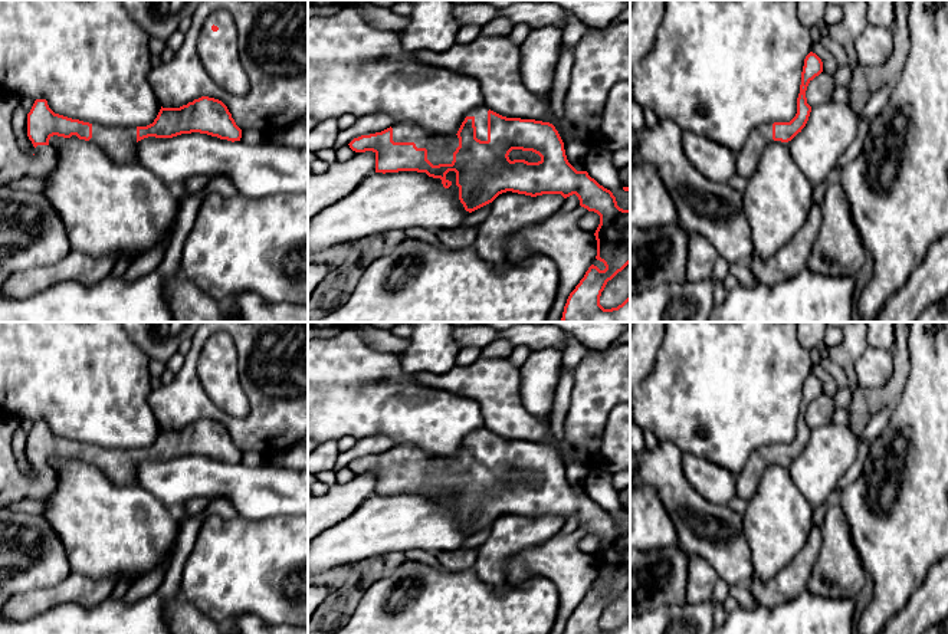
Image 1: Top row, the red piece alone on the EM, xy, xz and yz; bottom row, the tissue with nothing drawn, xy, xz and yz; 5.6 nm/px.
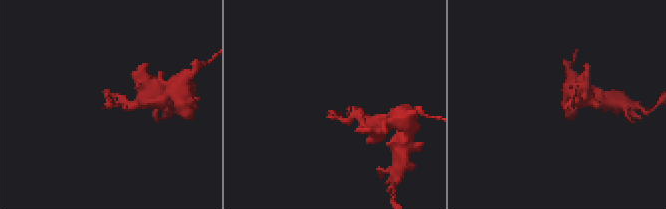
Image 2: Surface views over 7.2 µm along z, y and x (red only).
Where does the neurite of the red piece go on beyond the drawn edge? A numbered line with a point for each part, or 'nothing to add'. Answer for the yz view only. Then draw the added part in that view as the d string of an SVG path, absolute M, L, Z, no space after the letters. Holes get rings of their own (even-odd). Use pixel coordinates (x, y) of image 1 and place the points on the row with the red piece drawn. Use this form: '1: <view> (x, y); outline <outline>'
1: yz (747, 160); outline M772 124L758 125L737 154L735 173L749 180L758 168L762 152L772 141Z

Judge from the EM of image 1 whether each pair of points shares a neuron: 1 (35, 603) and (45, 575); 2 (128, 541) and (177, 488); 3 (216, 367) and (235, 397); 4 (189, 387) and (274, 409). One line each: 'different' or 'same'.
1: different
2: different
3: same
4: same

